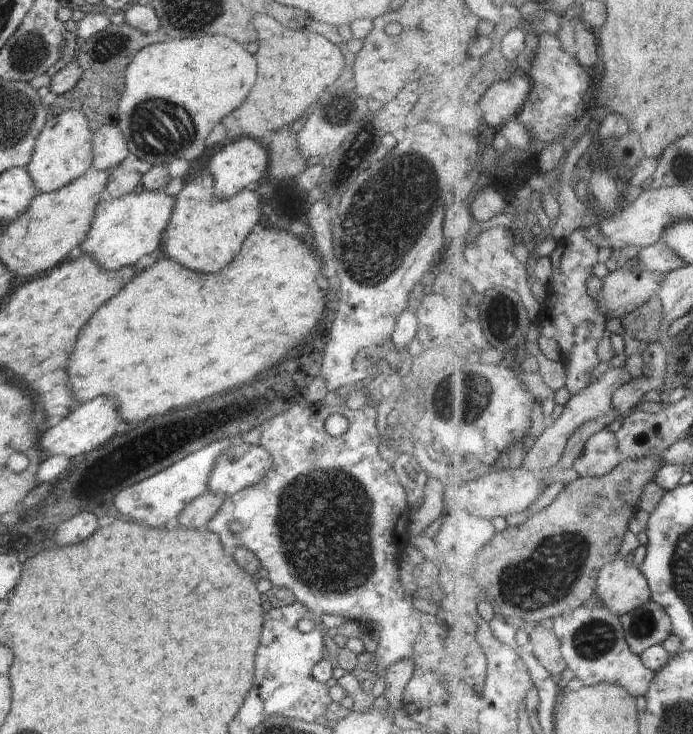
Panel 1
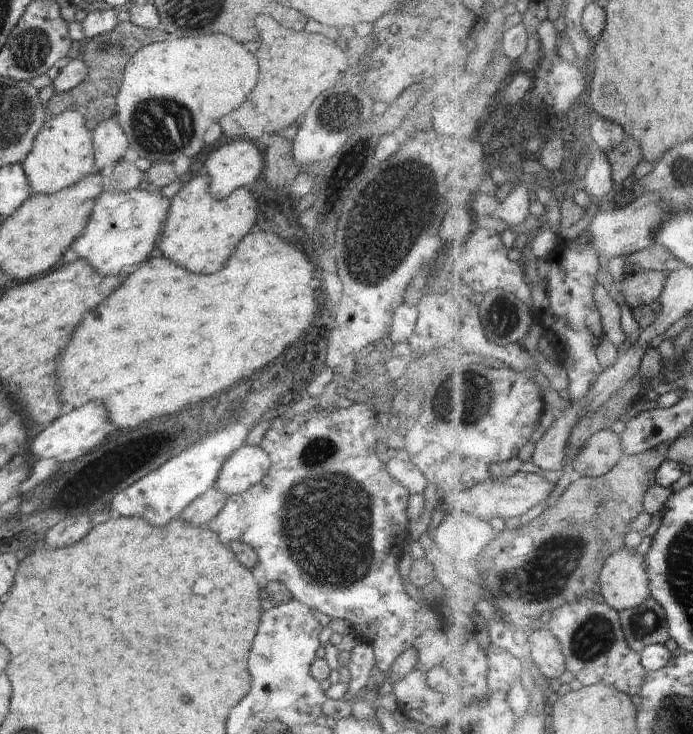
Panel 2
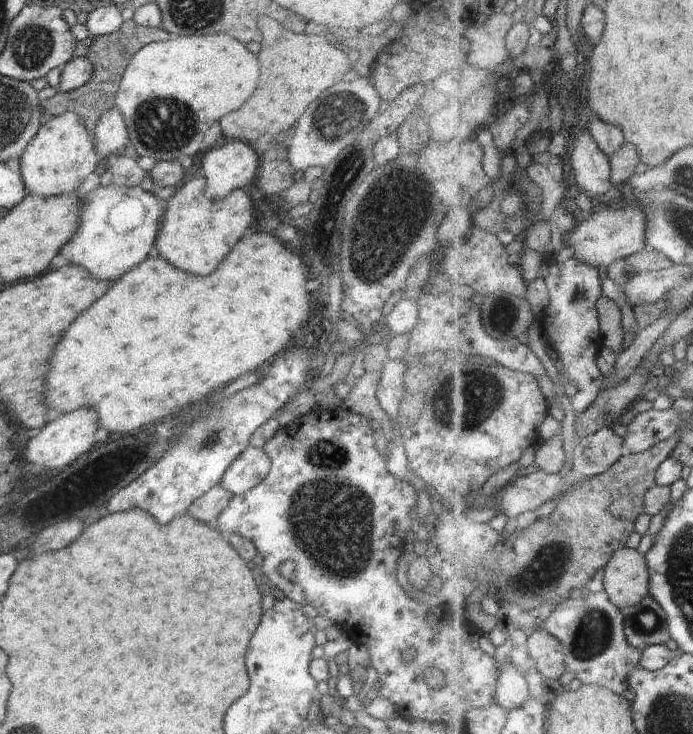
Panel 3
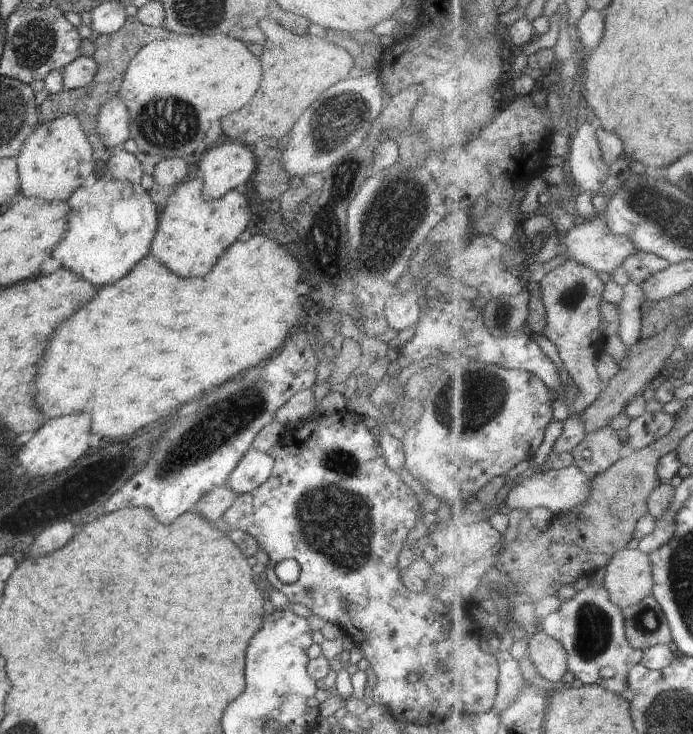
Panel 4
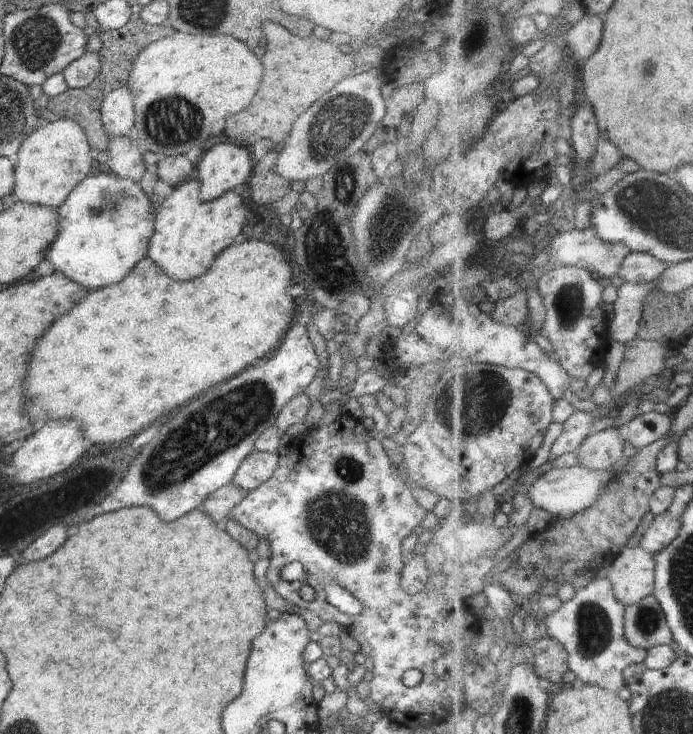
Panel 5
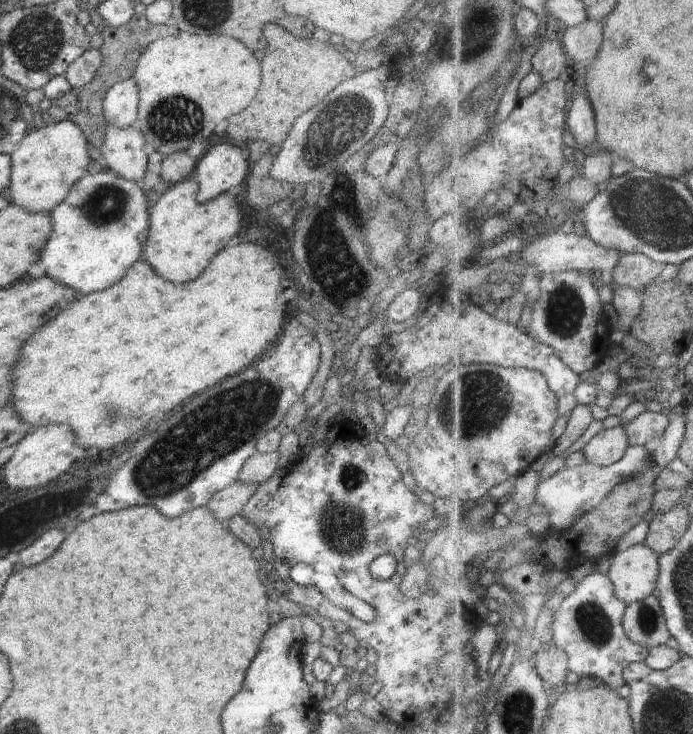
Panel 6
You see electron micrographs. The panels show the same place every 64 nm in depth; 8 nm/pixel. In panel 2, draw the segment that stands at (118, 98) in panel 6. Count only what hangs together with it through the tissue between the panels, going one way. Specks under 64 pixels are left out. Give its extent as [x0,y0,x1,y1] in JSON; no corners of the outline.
[91,114,131,171]

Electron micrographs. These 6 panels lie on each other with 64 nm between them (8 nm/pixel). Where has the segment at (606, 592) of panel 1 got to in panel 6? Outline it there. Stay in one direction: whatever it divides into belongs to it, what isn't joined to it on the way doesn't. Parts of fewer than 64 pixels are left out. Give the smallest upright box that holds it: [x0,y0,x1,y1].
[609,542,663,606]

